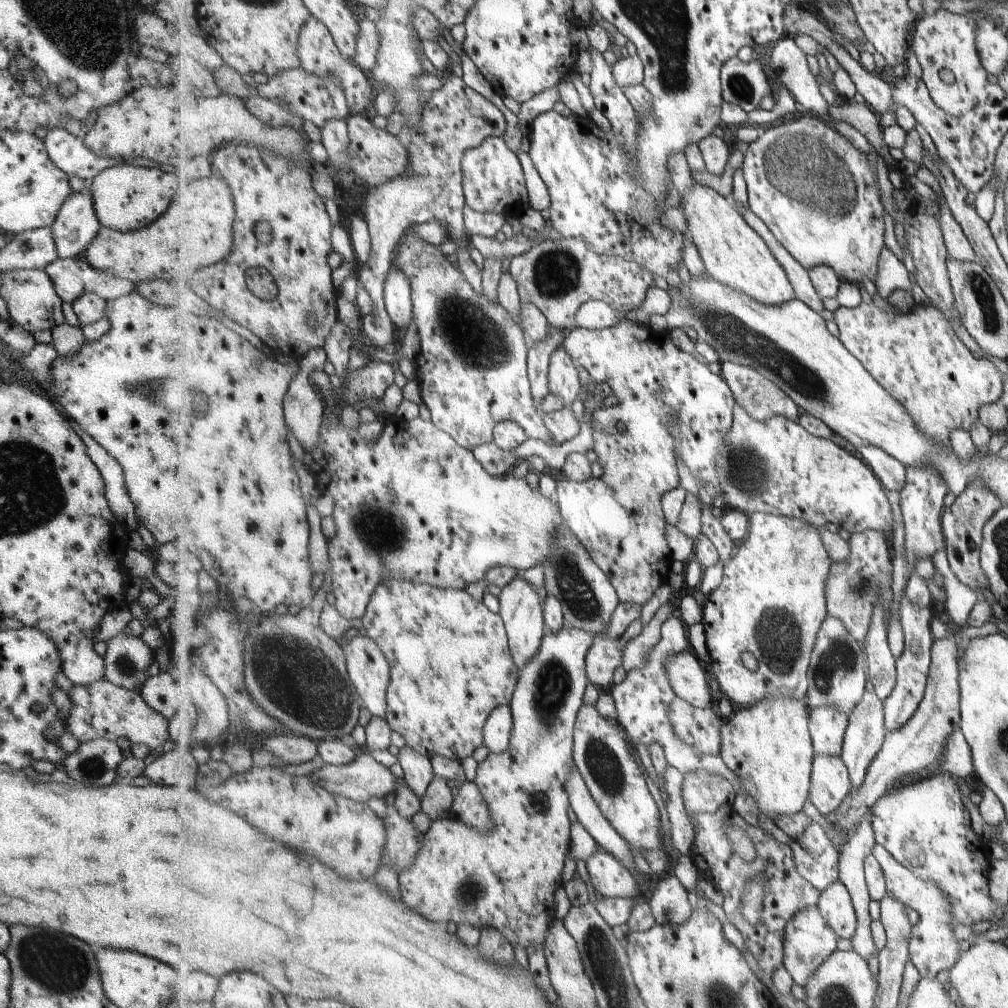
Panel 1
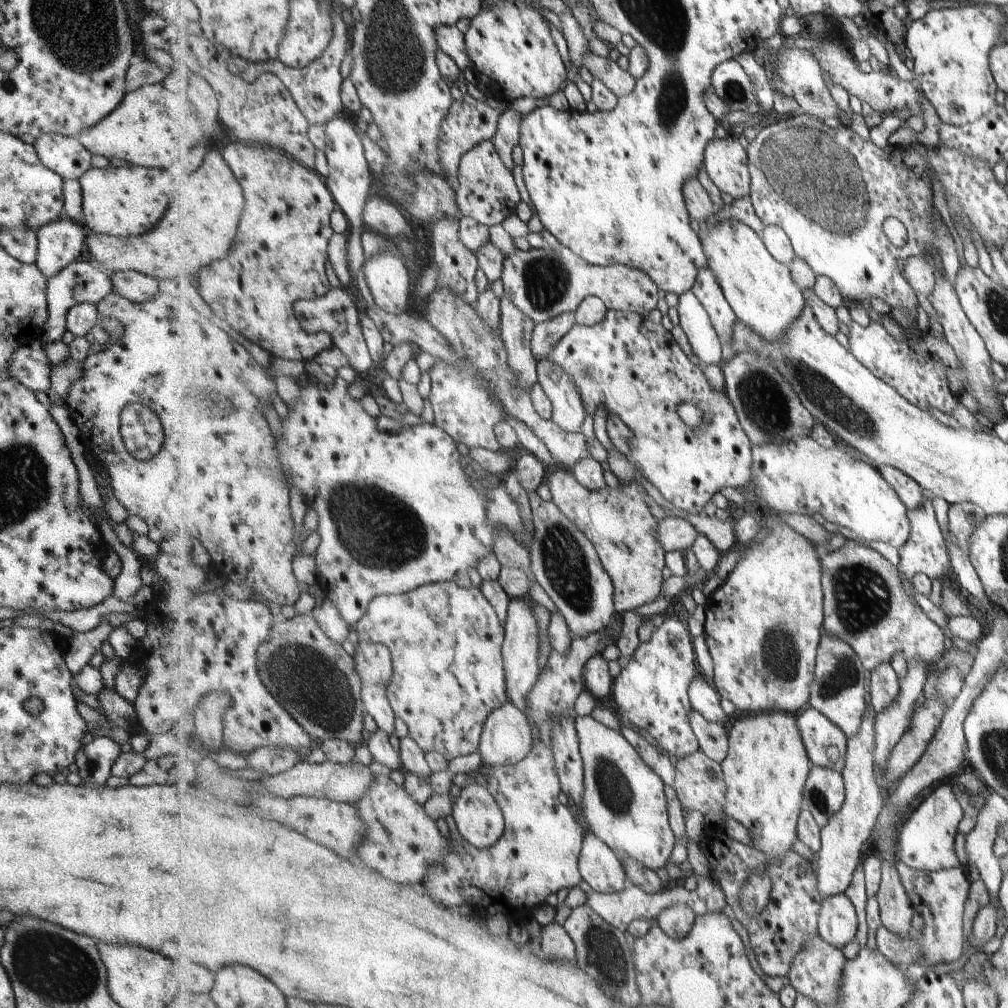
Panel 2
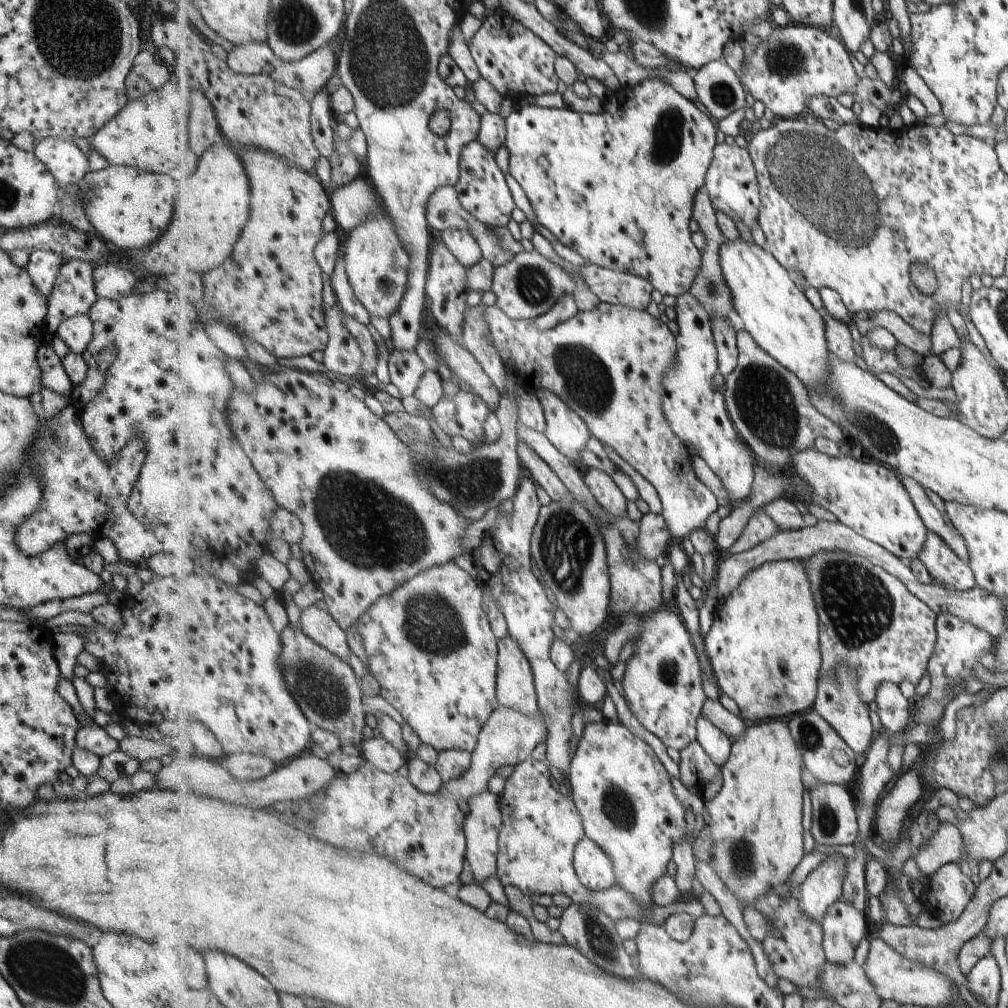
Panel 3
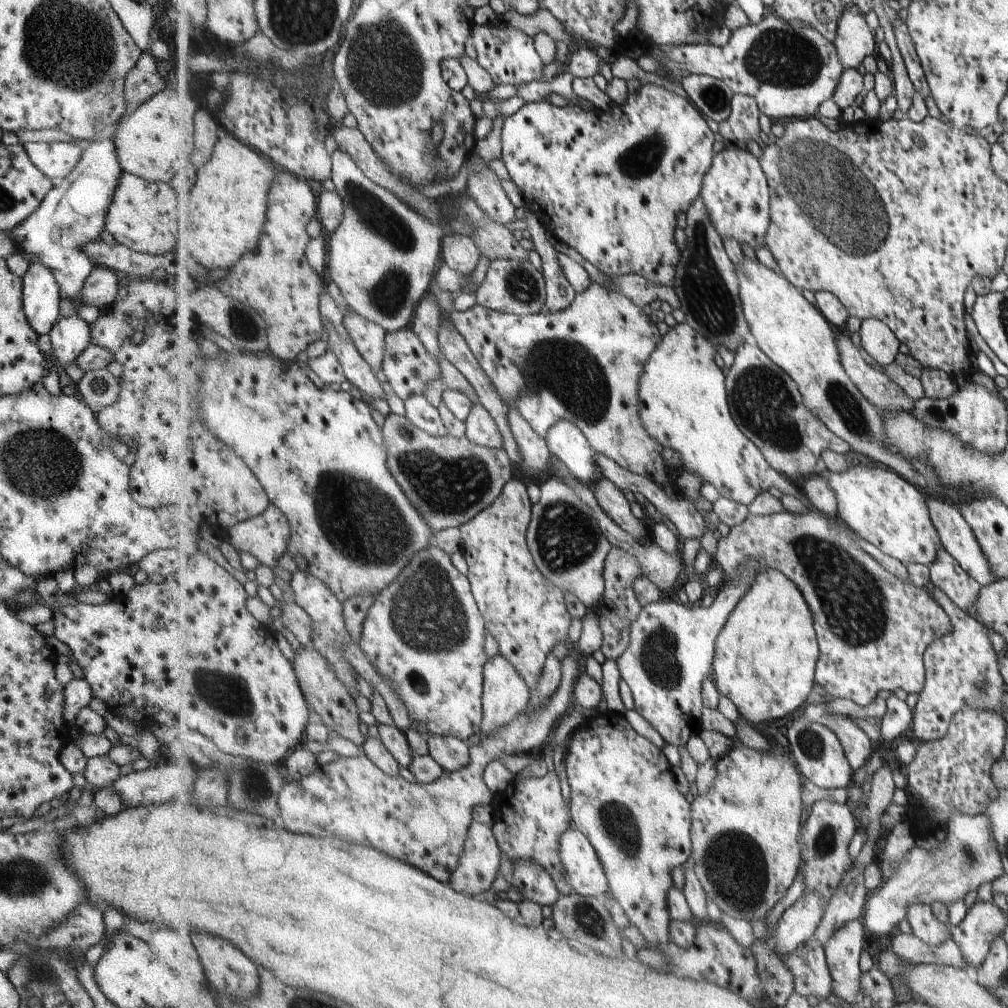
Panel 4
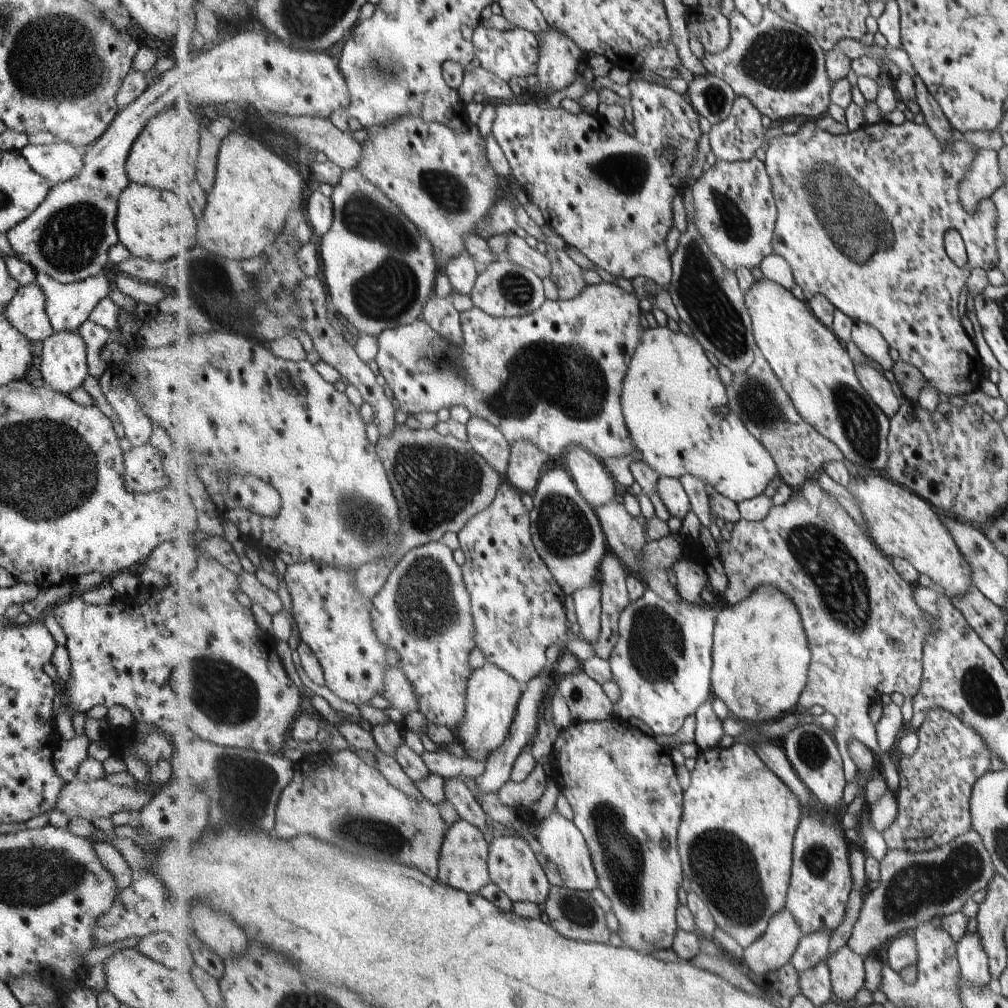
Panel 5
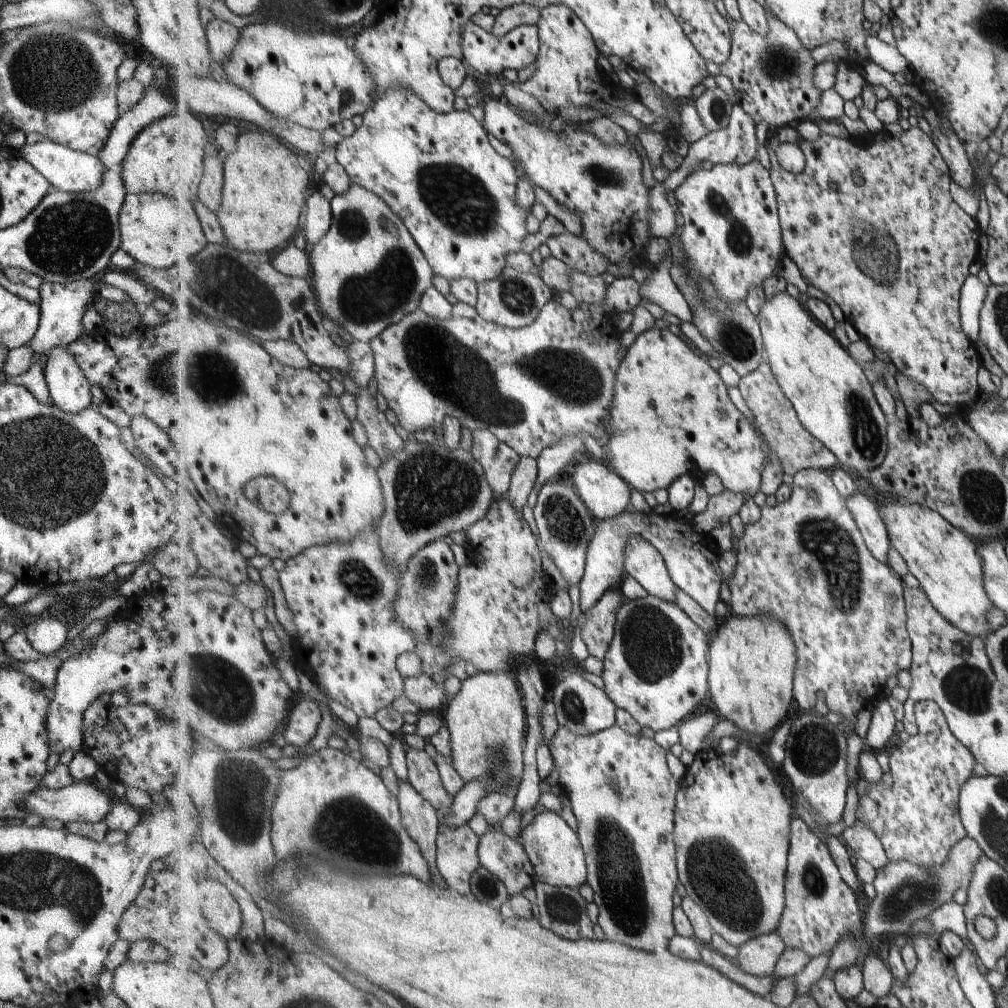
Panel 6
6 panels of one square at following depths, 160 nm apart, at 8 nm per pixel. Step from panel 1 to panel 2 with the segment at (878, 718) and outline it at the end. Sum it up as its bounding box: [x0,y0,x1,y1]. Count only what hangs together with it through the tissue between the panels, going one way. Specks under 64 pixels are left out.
[817,704,885,897]

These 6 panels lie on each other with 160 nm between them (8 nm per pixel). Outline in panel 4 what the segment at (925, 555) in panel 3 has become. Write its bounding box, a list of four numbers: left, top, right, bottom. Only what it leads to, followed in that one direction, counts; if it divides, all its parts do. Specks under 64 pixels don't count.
[930,546,982,612]

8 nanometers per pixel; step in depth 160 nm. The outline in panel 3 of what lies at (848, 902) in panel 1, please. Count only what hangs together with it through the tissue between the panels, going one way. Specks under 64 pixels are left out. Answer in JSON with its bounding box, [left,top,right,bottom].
[822,899,867,963]

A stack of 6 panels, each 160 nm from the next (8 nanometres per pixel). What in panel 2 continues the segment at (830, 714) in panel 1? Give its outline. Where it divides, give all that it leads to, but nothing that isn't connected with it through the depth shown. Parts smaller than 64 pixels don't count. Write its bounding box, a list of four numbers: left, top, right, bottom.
[797,706,848,774]

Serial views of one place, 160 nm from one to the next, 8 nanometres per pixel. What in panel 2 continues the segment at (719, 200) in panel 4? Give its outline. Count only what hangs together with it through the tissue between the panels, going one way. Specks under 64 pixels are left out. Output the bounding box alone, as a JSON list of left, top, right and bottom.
[704,138,752,199]

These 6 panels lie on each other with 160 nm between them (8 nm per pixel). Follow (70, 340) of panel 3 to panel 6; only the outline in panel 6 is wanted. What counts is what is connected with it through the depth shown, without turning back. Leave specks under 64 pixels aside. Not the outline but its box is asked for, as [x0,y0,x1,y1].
[42,345,91,414]

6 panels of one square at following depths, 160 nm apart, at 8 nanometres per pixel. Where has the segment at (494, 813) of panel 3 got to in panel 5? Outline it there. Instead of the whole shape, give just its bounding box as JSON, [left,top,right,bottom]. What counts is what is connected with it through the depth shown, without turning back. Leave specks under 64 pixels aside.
[439,819,492,894]

